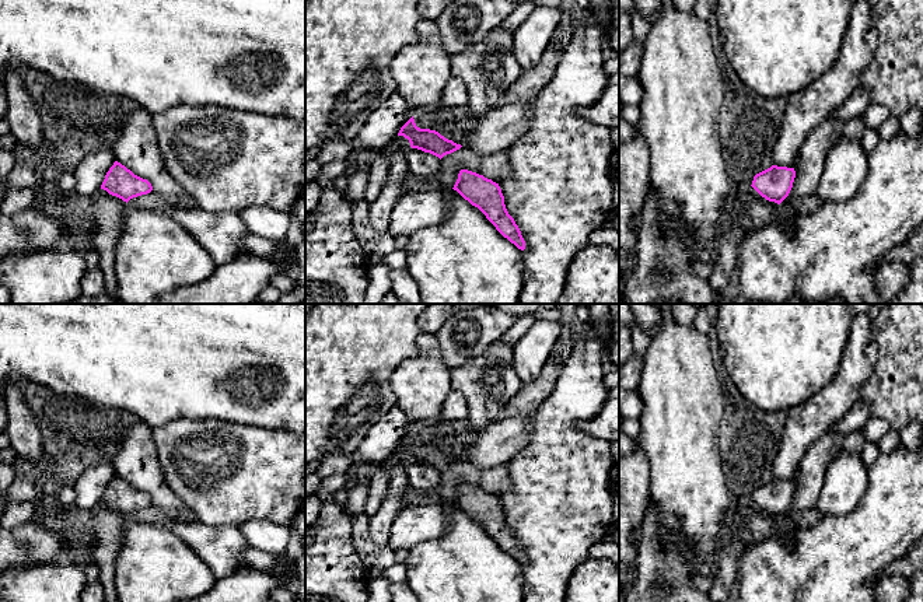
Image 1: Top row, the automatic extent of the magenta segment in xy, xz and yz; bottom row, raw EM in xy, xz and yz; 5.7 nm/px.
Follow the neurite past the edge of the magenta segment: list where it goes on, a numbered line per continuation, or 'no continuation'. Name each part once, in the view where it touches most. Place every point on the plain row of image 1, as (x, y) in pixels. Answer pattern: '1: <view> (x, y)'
no continuation

